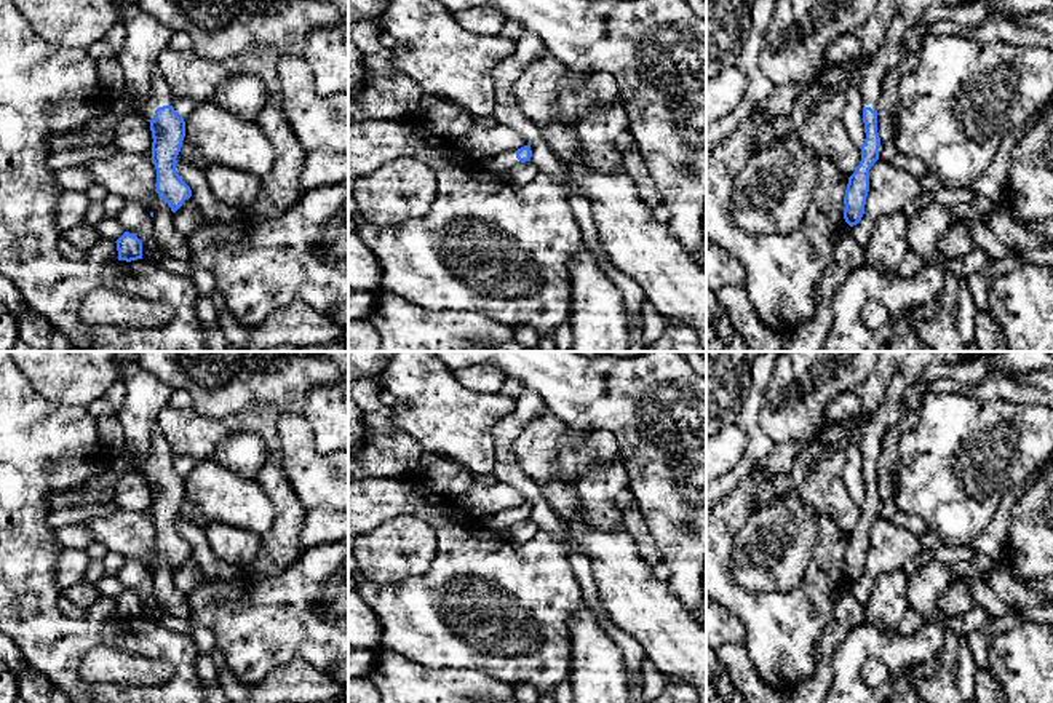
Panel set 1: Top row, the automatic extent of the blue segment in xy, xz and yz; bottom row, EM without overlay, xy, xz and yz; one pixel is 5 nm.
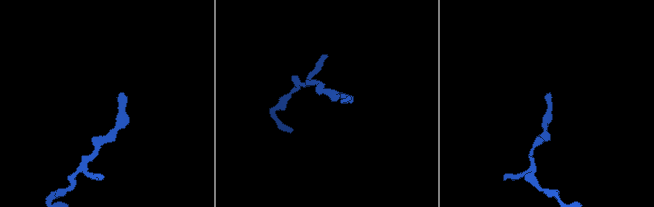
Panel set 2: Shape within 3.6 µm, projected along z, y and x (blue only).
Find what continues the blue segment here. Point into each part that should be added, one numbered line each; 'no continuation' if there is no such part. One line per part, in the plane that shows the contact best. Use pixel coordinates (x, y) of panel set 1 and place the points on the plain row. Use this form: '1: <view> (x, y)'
1: xy (160, 452)

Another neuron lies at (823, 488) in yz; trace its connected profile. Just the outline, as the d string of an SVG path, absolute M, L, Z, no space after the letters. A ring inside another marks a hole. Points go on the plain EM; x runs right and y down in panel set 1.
M832 451L820 459L810 475L793 489L818 511L825 511L847 535L850 535L861 519L861 506L848 495L842 471L847 462L844 451Z

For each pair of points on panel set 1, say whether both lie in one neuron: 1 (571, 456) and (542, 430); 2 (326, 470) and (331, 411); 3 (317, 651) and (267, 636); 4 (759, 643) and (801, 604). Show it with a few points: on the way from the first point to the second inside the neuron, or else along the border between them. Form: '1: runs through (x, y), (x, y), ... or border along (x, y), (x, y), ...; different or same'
1: runs through (564, 451), (548, 436); same
2: border along (307, 421), (313, 446), (329, 454); different
3: runs through (304, 638), (280, 636); same
4: runs through (770, 638), (793, 615); same

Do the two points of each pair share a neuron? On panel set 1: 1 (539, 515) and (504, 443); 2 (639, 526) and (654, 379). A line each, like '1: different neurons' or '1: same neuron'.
1: same neuron
2: different neurons

